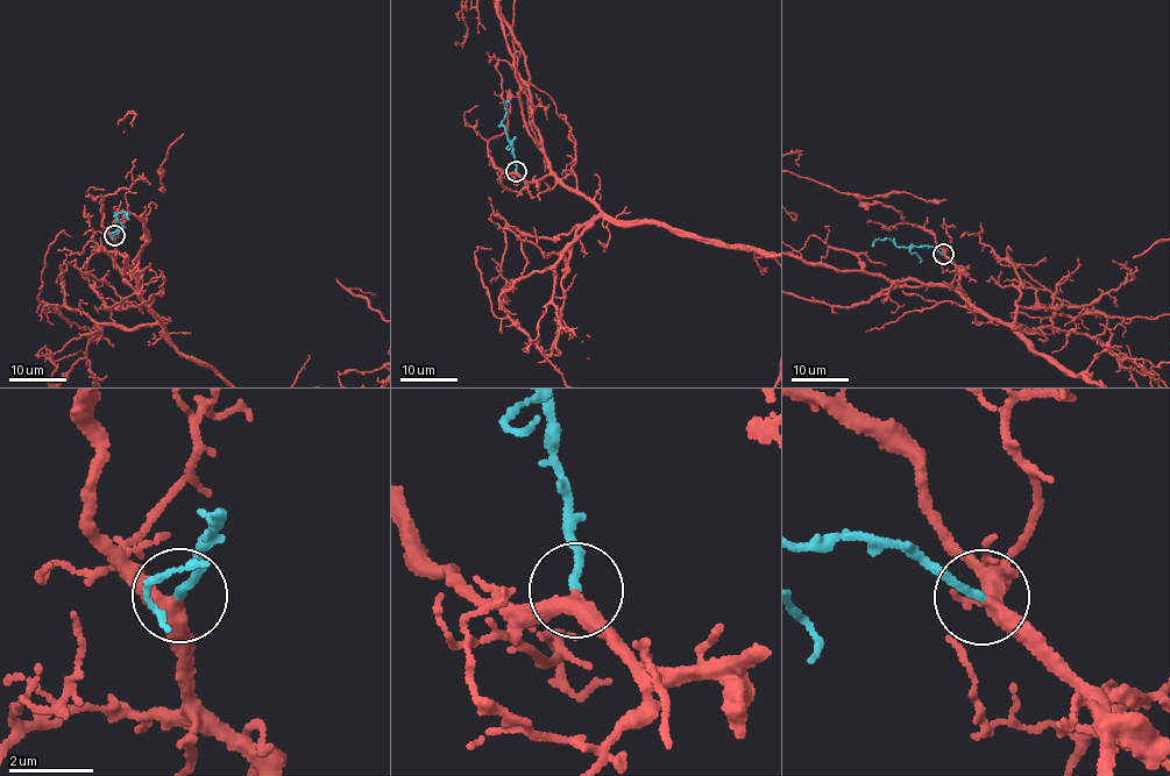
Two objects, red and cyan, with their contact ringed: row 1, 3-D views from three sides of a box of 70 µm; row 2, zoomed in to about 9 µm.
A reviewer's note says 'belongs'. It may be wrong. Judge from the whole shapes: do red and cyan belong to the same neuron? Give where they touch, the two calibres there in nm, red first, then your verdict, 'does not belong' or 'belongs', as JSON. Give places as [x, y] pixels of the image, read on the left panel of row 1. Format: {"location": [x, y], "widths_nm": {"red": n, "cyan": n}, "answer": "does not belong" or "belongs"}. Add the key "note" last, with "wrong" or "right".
{"location": [114, 235], "widths_nm": {"red": 400, "cyan": 190}, "answer": "belongs", "note": "right"}

